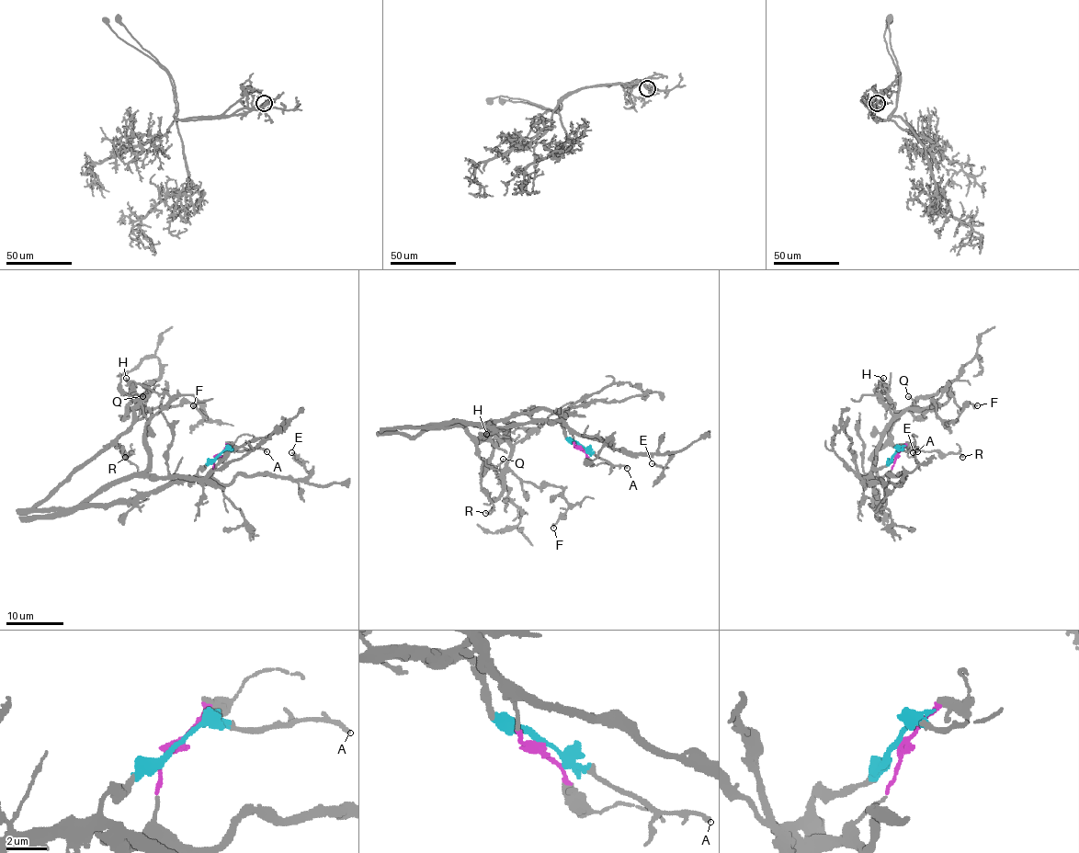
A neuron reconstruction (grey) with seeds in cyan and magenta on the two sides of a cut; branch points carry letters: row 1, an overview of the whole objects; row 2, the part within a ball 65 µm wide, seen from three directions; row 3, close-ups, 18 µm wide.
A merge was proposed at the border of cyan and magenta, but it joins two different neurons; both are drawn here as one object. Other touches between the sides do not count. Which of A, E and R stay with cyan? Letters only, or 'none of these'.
A, R

